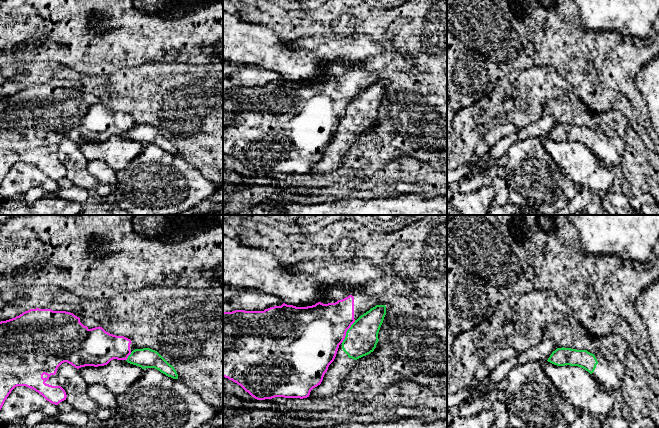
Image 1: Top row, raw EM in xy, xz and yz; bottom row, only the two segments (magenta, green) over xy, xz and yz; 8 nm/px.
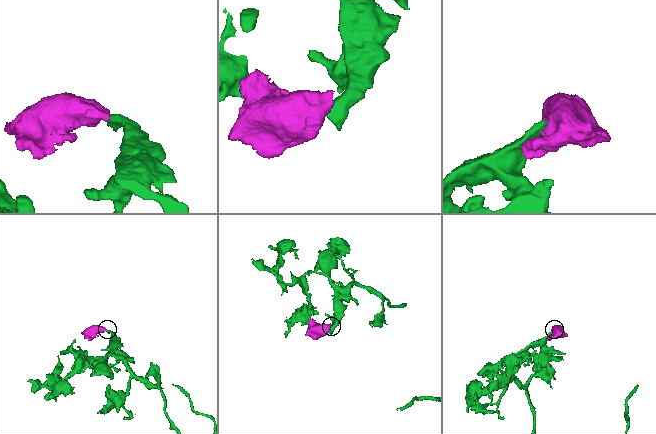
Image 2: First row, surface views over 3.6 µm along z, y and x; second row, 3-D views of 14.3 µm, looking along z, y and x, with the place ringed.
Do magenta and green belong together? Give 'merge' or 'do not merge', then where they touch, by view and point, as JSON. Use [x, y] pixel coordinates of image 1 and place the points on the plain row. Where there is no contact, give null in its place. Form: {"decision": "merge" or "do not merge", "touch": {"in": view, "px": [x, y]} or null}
{"decision": "do not merge", "touch": {"in": "xz", "px": [346, 107]}}

